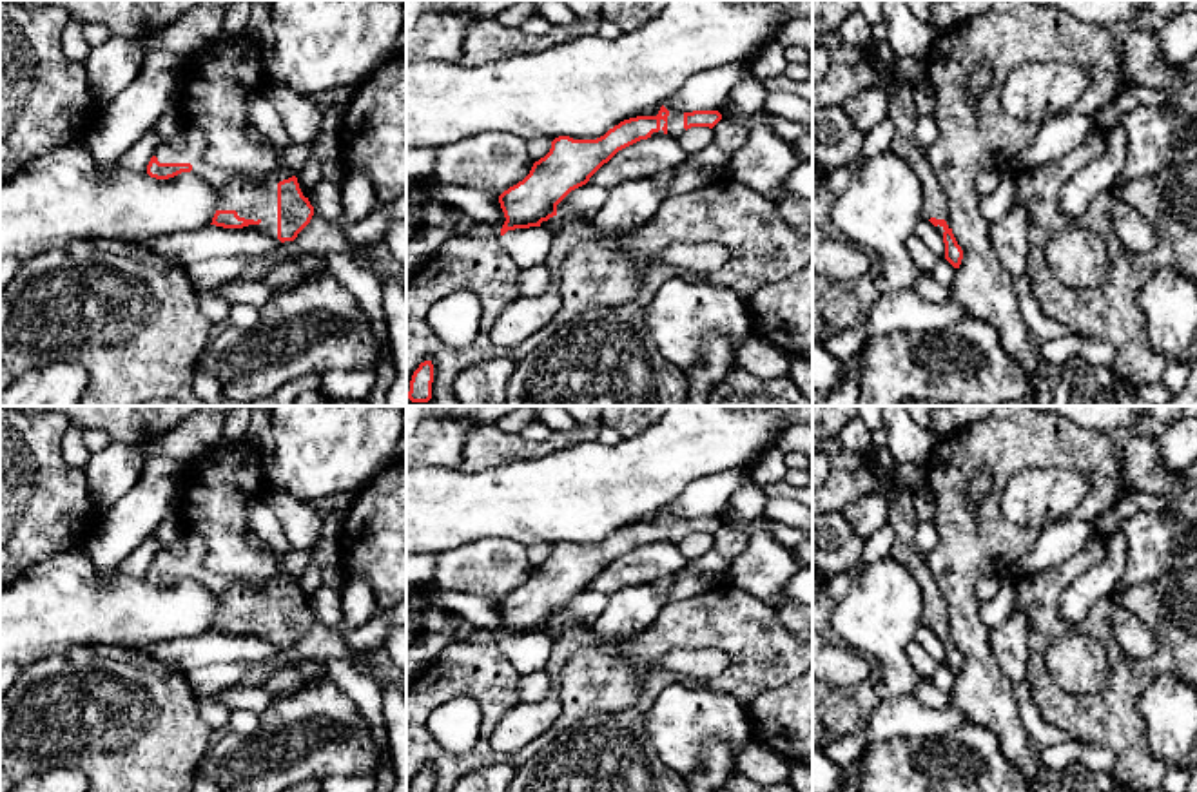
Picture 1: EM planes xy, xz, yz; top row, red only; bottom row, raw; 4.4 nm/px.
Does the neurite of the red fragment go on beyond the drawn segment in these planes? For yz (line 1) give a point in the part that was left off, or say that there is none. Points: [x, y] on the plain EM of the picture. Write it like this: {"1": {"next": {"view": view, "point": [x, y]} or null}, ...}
{"1": {"next": {"view": "yz", "point": [902, 517]}}}

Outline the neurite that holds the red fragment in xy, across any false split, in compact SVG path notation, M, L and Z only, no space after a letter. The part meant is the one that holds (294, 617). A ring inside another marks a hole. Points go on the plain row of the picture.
M185 529L174 542L158 547L147 580L156 585L169 585L181 578L203 584L221 600L210 629L216 633L248 634L285 649L294 647L310 629L314 613L281 564L267 584L250 587L243 580L207 569L203 560L203 538Z

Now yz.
M909 491L892 493L889 497L887 524L894 531L894 542L889 556L900 562L923 589L923 596L925 596L923 625L929 625L943 642L945 665L954 674L959 674L963 665L963 656L958 651L950 634L949 604L941 594L929 565L923 562L921 555L914 546L918 522L920 520L914 511L912 493Z

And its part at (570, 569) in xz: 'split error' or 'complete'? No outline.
split error

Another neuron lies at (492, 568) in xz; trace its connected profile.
M488 536L437 555L433 585L501 602L522 587L533 569L522 544Z

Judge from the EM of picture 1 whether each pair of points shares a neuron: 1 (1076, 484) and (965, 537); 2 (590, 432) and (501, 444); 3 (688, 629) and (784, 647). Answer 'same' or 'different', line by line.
1: different
2: same
3: same

